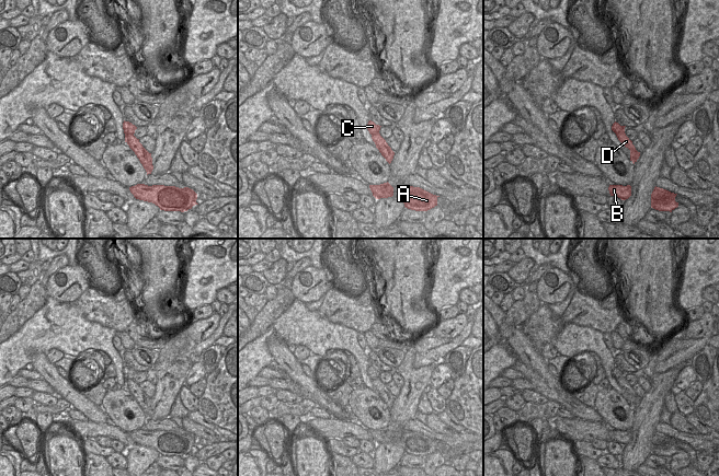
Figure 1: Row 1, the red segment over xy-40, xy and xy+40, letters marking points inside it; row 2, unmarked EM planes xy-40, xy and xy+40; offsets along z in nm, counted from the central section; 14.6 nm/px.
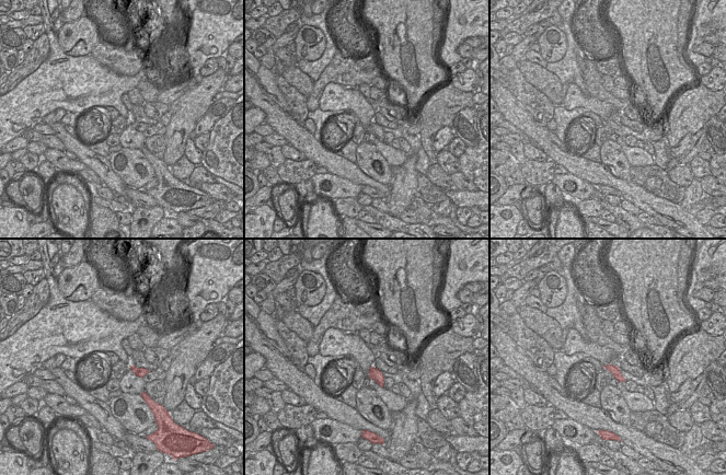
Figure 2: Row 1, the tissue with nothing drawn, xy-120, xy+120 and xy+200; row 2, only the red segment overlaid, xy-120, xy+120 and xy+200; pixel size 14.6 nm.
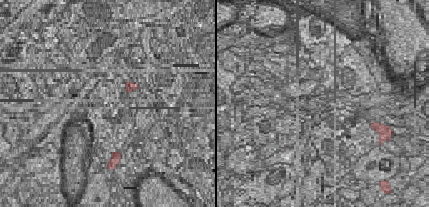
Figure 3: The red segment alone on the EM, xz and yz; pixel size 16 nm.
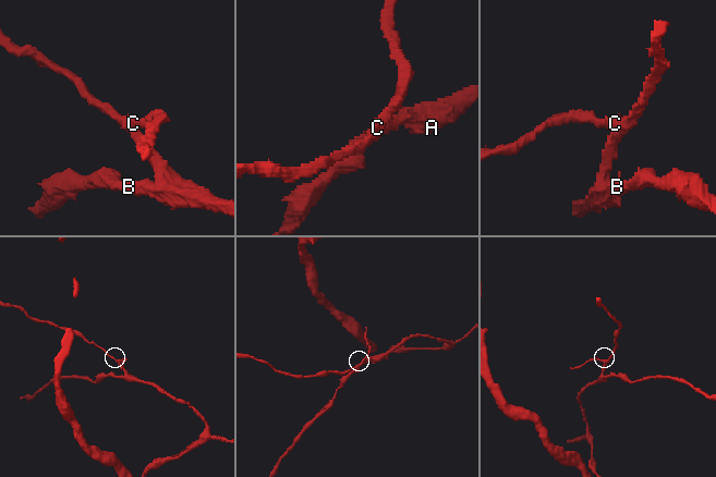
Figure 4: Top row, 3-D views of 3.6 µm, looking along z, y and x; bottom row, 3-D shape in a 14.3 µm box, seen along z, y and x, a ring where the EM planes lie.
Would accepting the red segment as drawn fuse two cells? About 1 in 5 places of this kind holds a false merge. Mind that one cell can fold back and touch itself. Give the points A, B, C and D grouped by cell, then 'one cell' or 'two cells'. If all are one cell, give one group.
A B D / C | two cells

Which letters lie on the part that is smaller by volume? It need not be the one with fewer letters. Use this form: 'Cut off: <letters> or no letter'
Cut off: C

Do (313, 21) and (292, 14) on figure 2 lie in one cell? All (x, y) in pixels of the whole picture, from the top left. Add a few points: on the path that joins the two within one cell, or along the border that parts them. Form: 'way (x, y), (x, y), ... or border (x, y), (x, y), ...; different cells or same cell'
border (302, 13), (298, 20); different cells

